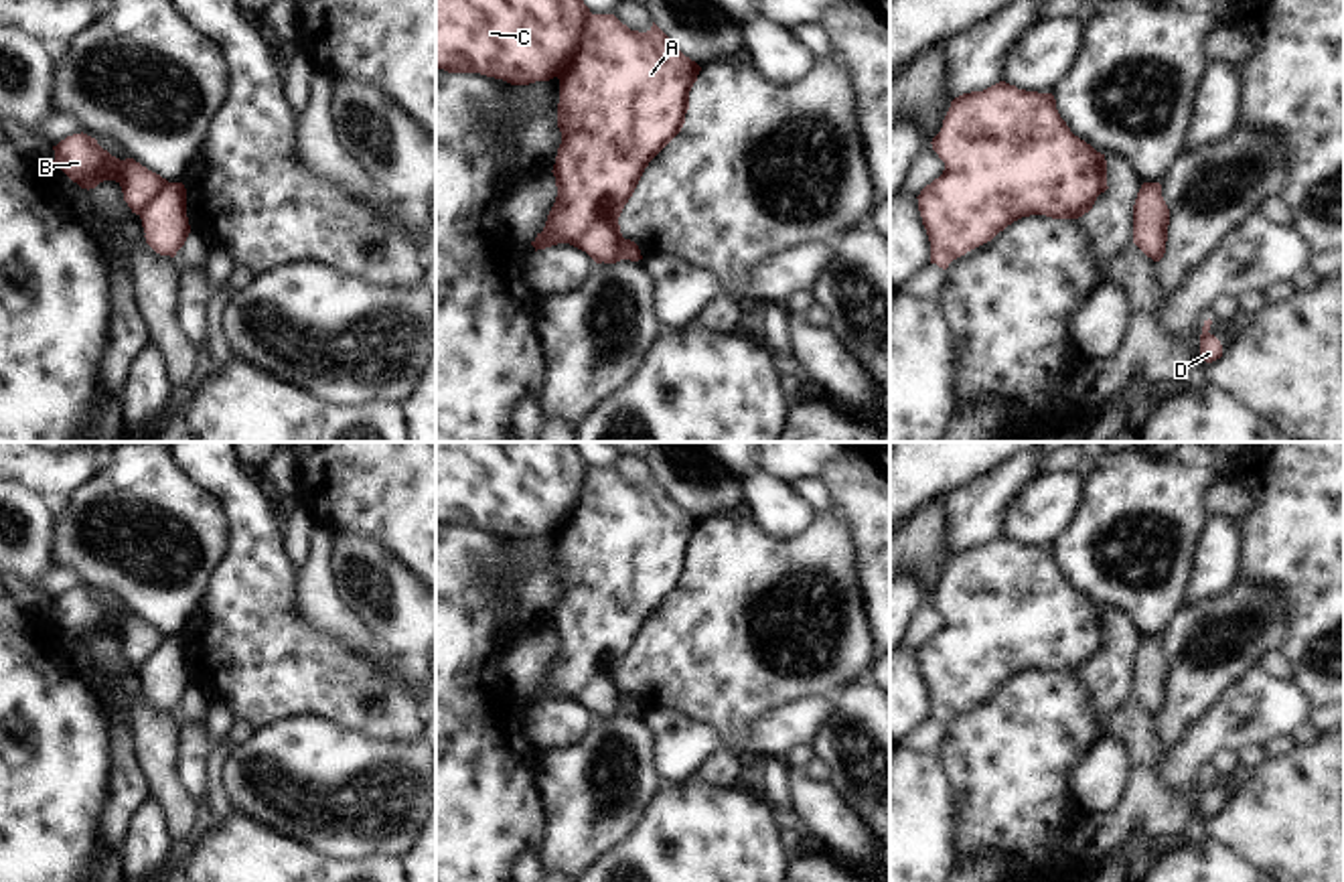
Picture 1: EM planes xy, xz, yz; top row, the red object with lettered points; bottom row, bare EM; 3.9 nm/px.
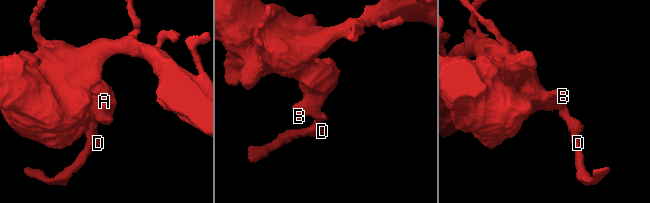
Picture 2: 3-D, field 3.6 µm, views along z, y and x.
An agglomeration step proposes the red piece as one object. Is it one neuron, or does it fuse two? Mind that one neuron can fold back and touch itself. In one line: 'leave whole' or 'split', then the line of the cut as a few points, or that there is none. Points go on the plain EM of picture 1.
split; cut in xy along (171, 637), (140, 672)

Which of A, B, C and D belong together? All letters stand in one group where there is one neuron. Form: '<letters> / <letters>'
A B C / D

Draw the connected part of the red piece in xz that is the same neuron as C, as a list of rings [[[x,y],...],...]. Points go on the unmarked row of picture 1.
[[[436,442],[436,523],[480,527],[511,539],[559,533],[562,598],[551,624],[557,651],[543,685],[531,700],[537,706],[570,697],[596,718],[620,716],[624,691],[618,671],[649,616],[681,586],[689,564],[689,545],[701,521],[685,511],[655,476],[647,487],[639,487],[614,468],[592,468],[580,442]]]

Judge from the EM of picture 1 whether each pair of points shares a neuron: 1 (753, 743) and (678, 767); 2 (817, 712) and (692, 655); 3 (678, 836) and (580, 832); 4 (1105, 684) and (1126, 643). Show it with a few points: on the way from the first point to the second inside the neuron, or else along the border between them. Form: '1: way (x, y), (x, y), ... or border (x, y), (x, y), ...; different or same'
1: way (734, 743), (702, 743), (696, 749); same
2: border (830, 696), (791, 700), (769, 712), (753, 728); different
3: border (657, 795), (643, 822), (599, 860); different
4: way (1111, 674), (1117, 653); same

